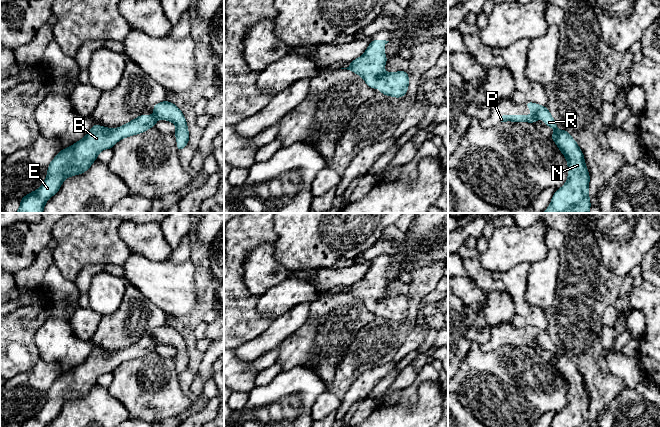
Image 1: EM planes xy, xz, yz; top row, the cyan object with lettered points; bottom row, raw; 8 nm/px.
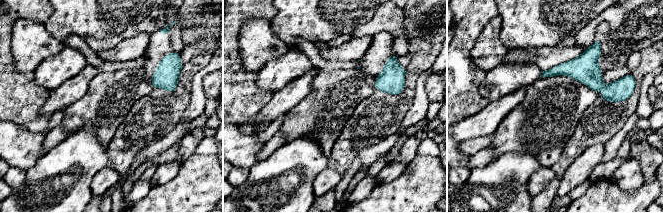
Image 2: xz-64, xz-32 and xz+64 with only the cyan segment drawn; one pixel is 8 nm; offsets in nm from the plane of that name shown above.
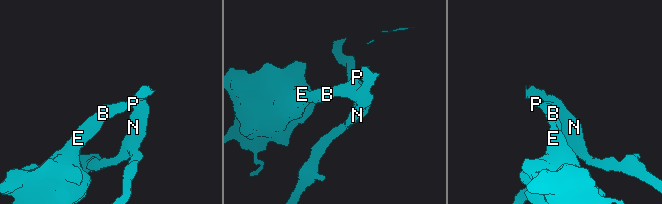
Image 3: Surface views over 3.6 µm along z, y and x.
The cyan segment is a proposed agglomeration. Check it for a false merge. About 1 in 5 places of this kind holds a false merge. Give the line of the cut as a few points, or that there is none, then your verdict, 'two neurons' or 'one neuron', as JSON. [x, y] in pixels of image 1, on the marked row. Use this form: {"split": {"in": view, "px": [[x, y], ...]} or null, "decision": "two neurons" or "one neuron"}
{"split": null, "decision": "one neuron"}

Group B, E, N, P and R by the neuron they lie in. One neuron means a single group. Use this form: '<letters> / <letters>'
B E N P R

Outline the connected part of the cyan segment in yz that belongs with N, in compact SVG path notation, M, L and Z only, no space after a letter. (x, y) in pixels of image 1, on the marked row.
M526 101L526 106L530 109L532 115L500 115L499 124L505 121L511 122L528 122L534 123L538 118L544 120L545 125L553 128L555 132L551 135L551 139L556 143L561 153L565 156L568 164L568 178L566 183L558 190L555 191L551 203L543 213L589 213L591 202L589 200L589 181L590 176L585 164L583 152L579 148L577 142L566 130L558 130L557 123L553 119L551 113L545 106Z

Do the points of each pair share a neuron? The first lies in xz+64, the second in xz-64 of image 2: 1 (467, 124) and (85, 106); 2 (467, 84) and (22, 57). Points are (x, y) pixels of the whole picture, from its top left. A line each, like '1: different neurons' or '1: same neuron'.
1: different neurons
2: different neurons

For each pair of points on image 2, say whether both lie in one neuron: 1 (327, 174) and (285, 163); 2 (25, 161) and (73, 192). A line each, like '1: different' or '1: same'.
1: different
2: different

